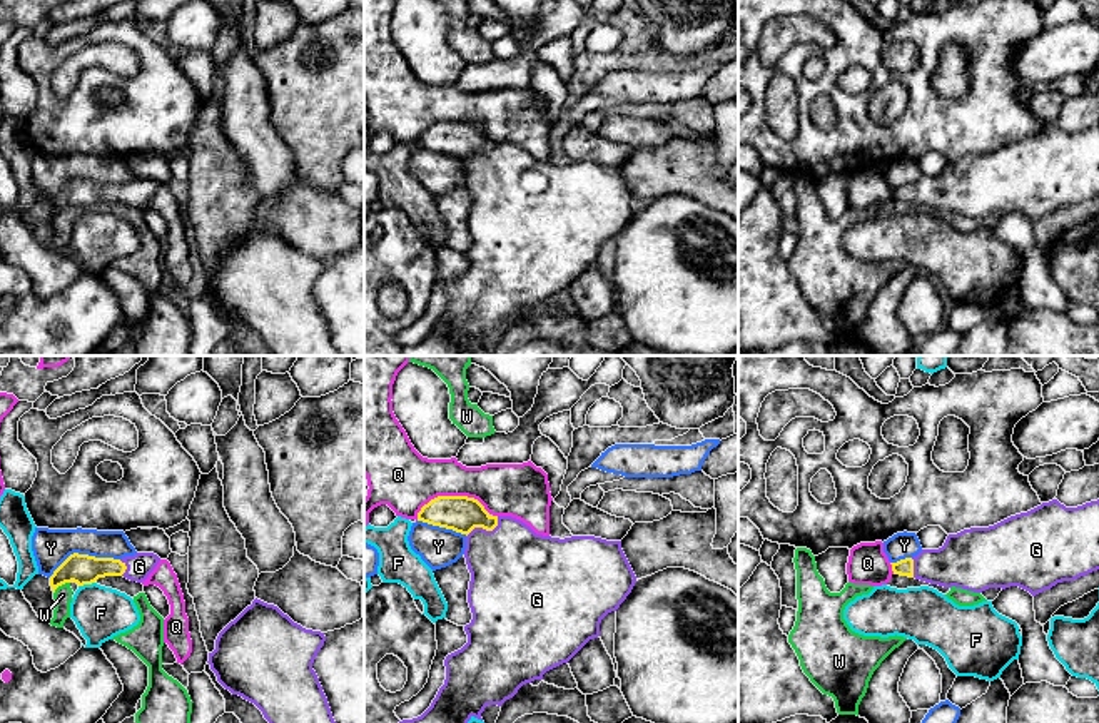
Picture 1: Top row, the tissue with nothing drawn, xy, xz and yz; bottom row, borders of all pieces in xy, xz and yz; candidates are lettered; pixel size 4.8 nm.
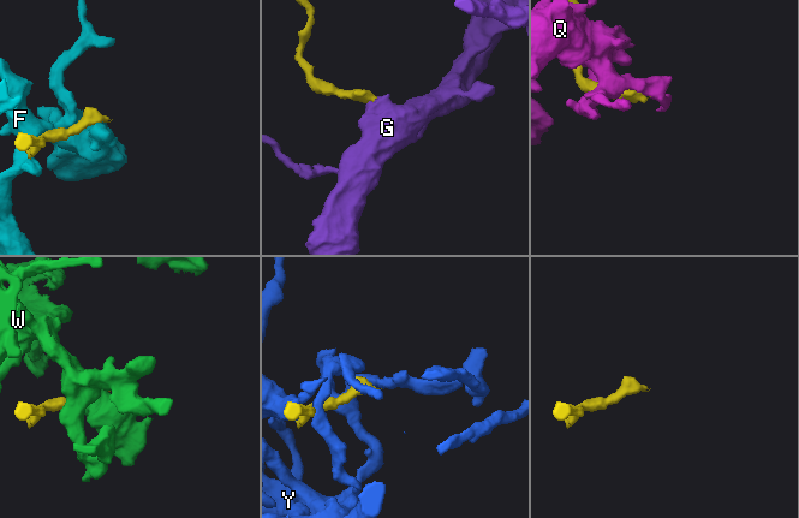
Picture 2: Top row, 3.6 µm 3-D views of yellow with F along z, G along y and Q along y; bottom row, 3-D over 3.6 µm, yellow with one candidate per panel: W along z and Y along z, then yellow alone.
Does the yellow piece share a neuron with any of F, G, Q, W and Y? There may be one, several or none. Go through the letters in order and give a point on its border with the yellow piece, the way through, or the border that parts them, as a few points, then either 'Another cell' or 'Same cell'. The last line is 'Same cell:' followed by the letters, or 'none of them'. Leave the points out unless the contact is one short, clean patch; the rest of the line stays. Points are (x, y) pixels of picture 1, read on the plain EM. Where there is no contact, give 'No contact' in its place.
F: Touches yellow at xy (86, 209). Another cell
G: Touches yellow at xz (485, 154). Path across: xz (460, 139), (485, 154), (513, 196). Same cell
Q: Touches yellow at xz (450, 122). Another cell
W: Touches yellow at xy (60, 211). Boundary: xy (69, 207), (62, 209), (54, 219). Another cell
Y: Touches yellow at xy (84, 181). Another cell
Same cell: G

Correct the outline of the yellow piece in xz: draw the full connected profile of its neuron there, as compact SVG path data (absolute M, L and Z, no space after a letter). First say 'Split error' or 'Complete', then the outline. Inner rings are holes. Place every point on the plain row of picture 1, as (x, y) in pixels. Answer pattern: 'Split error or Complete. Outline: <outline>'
Split error. Outline: M438 122L431 125L428 130L421 134L418 139L418 147L453 155L466 162L466 175L464 184L468 195L471 199L469 215L468 215L468 229L473 239L473 245L469 250L464 252L468 260L468 269L446 282L446 306L444 311L439 314L436 324L433 326L431 332L418 344L403 346L399 347L399 356L469 356L468 347L474 342L483 347L481 339L488 331L501 332L506 326L513 324L518 316L531 309L534 306L543 306L543 301L563 289L568 289L590 265L600 262L600 249L601 245L620 234L620 230L626 225L631 219L636 202L621 175L621 167L606 167L595 162L571 162L571 164L551 164L536 160L528 150L523 147L511 144L511 142L491 142L484 132L468 122Z

